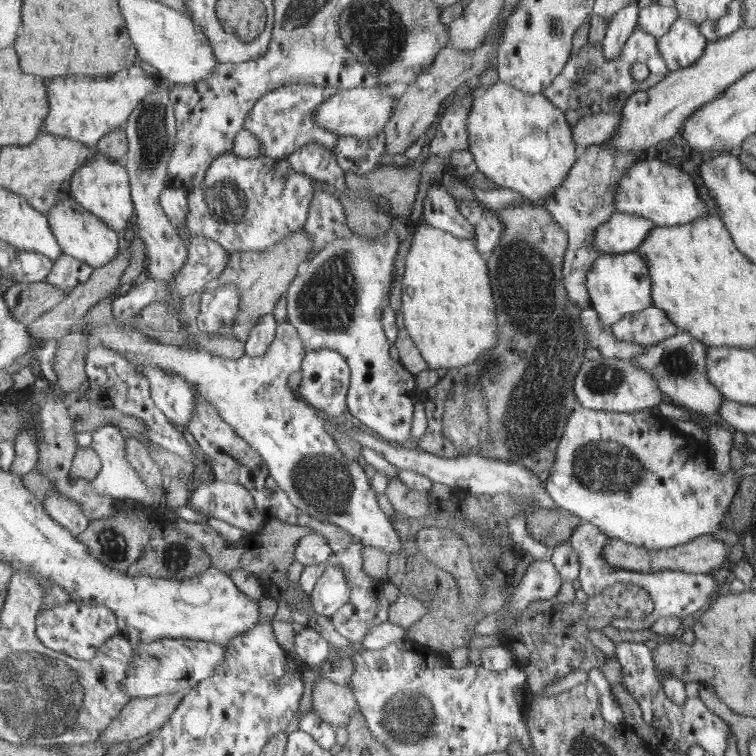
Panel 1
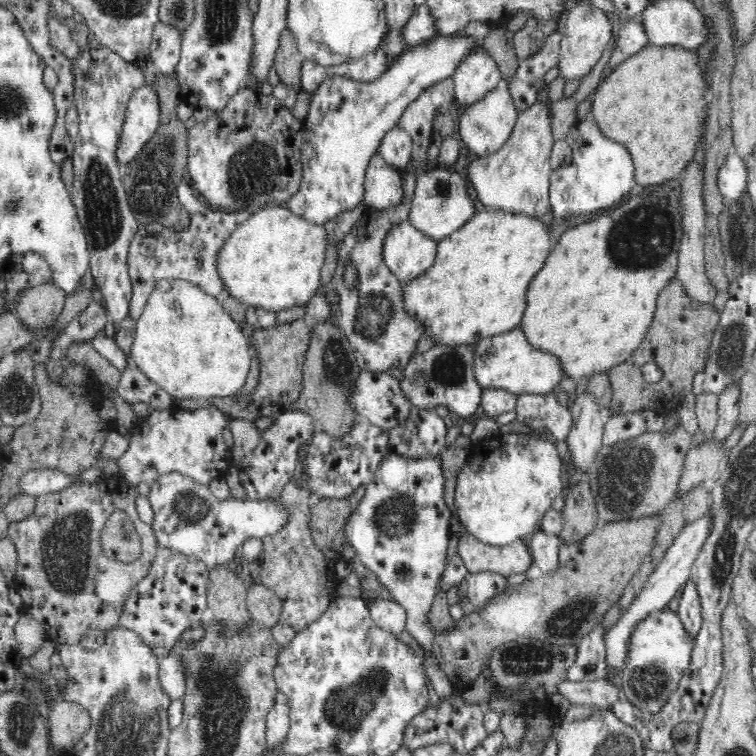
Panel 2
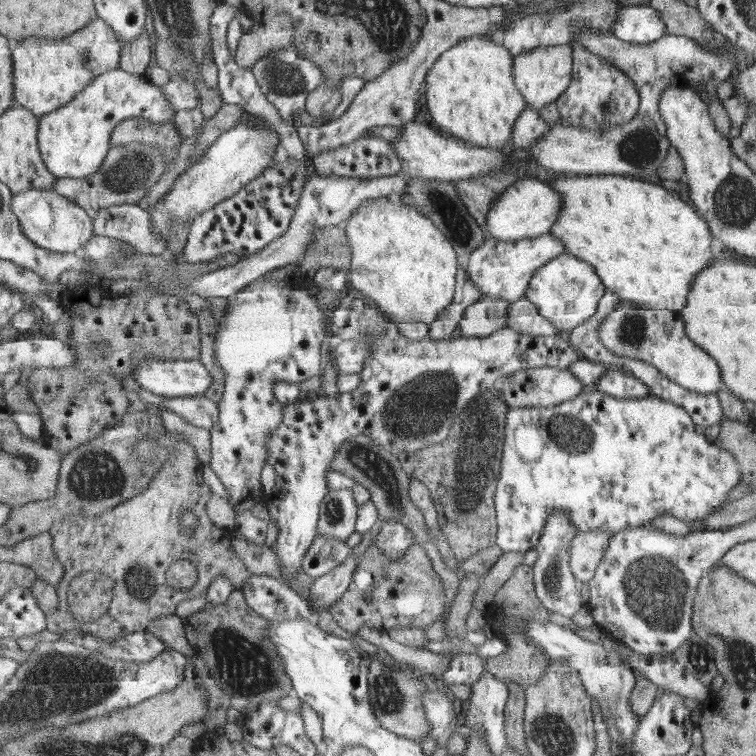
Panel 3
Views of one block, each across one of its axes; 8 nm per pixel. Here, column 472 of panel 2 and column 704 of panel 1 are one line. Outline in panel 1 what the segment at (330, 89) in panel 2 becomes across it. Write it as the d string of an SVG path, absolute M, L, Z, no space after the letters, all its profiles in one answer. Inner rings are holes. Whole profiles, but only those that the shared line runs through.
M677 18L669 31L656 37L657 47L669 71L688 67L704 54L707 41L697 24Z

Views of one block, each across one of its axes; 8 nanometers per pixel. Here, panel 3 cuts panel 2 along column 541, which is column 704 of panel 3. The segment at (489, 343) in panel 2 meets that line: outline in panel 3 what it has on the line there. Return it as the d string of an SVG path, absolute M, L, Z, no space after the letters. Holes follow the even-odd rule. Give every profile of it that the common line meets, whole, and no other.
M619 300L615 312L611 312L599 328L601 341L619 357L631 357L657 368L668 380L699 394L715 393L722 384L717 362L699 345L685 335L679 314L671 310L637 308L632 301Z

